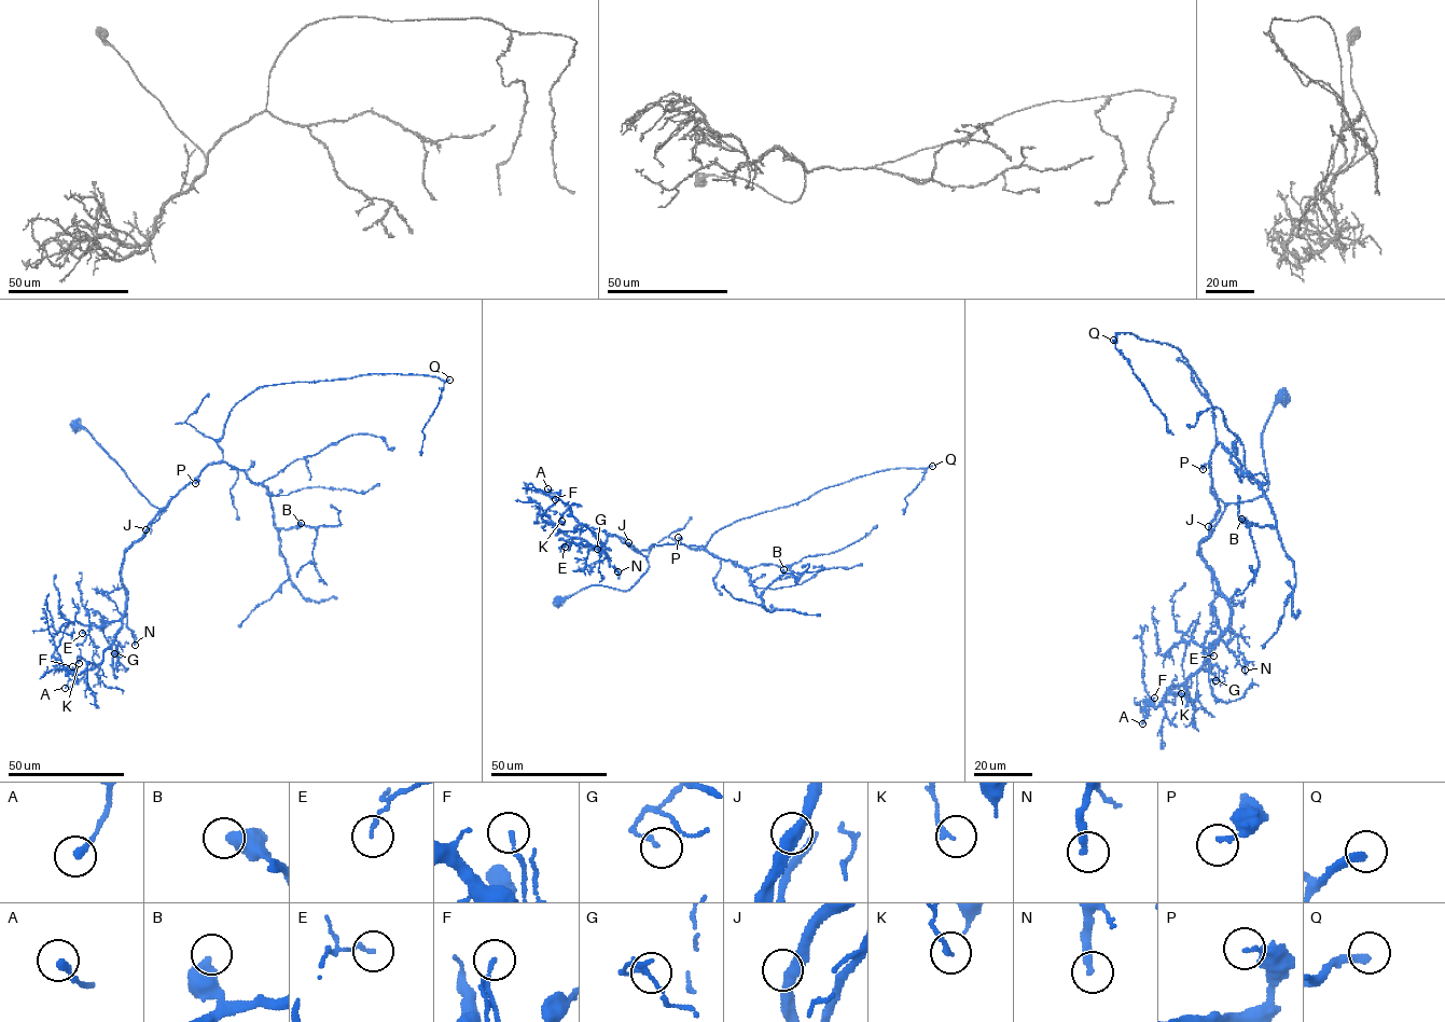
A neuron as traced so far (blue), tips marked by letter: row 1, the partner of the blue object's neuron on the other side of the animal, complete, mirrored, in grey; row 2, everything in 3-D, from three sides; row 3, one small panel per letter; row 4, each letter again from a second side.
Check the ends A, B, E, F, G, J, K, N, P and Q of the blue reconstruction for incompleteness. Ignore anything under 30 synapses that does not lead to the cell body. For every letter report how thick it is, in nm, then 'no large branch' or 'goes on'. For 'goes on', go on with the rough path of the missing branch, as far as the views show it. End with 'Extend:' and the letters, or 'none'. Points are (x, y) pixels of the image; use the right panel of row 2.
A: 260 nm thick; no large branch
B: 550 nm thick; no large branch
E: 130 nm thick; no large branch
F: 140 nm thick; no large branch
G: 160 nm thick; no large branch
J: 400 nm thick; no large branch
K: 150 nm thick; no large branch
N: 280 nm thick; no large branch
P: 160 nm thick; no large branch
Q: 280 nm thick; goes on; missing branch runs (1113, 340), (1107, 335), (1140, 375), (1197, 414), (1217, 460), (1238, 454)
Extend: Q

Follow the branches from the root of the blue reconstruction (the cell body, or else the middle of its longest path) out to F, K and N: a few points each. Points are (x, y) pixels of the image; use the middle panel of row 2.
F: (558, 601), (592, 585), (627, 591), (649, 563), (610, 535), (609, 561), (597, 538), (555, 499)
K: (558, 601), (592, 585), (627, 591), (649, 566), (616, 536), (603, 547), (609, 561), (568, 509), (561, 521)
N: (558, 601), (592, 585), (627, 591), (645, 571), (647, 557), (609, 535), (603, 551), (617, 571)

